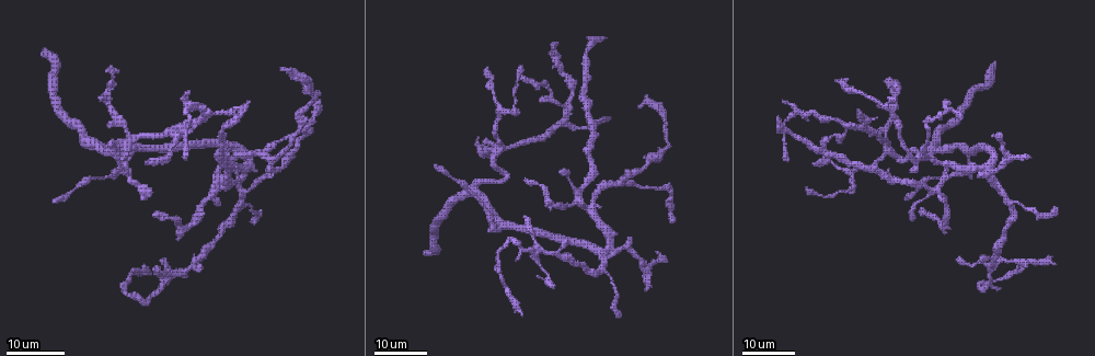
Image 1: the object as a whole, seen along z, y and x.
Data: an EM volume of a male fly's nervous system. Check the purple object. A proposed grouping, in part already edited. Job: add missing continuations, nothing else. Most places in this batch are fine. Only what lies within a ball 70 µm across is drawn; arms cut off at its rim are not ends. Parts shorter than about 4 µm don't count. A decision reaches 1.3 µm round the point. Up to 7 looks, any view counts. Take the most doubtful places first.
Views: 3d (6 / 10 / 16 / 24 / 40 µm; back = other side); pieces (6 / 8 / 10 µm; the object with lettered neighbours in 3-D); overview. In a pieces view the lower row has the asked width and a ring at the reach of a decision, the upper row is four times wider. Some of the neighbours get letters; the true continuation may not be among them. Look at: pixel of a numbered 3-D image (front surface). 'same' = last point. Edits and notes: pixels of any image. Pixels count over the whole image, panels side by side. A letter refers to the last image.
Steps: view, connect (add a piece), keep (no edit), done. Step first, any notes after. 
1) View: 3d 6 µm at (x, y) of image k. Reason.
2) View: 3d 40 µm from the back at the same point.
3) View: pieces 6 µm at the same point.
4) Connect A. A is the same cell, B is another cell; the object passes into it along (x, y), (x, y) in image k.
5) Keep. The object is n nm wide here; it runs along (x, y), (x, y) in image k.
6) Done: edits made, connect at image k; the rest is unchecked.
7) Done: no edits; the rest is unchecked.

View: 3d 16 µm at (280, 69) of image 1. Long arm stops here.

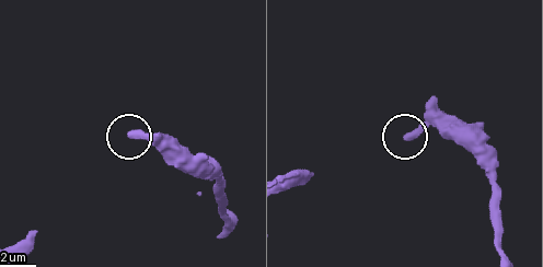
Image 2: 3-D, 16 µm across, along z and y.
View: pieces 6 µm at (406, 135) of image 2.

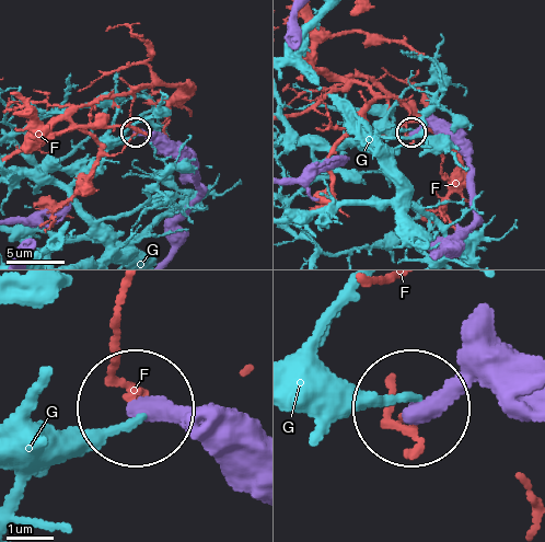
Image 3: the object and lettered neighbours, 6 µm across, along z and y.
Keep. The object is 400 nm wide here; F and G are other cells; it runs along (513, 408), (454, 389), (412, 408) in image 3; no lettered piece goes on from it.

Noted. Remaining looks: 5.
View: 3d 16 µm at (238, 180) of image 1. Thin end.

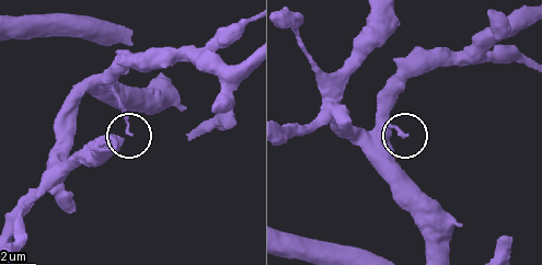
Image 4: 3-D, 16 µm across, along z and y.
View: pieces 6 µm at (406, 136) of image 4. See the neighbours.

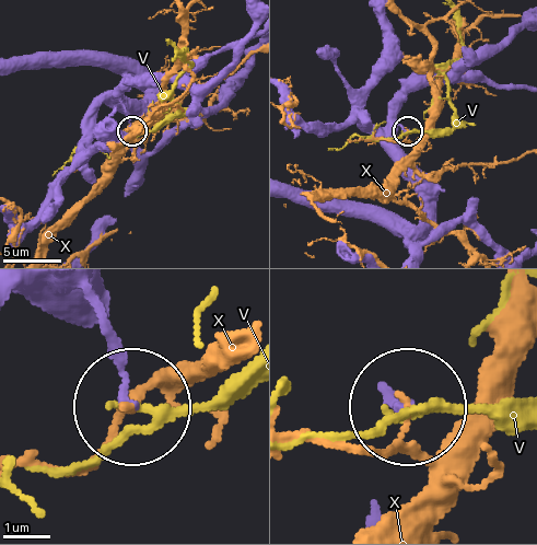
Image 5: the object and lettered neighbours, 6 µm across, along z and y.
Keep. V and X are other cells; it runs along (85, 287), (129, 397) in image 5; none of them fits.

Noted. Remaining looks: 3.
View: 3d 24 µm at (115, 69) of image 1. Free end.

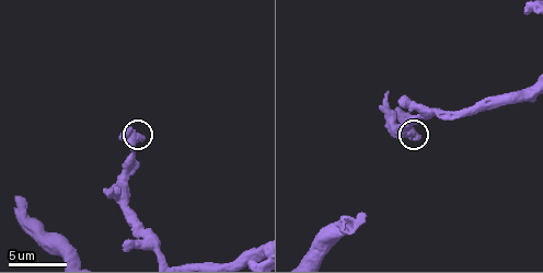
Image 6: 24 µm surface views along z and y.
View: pieces 10 µm at (141, 138) of image 6. See the neighbours.

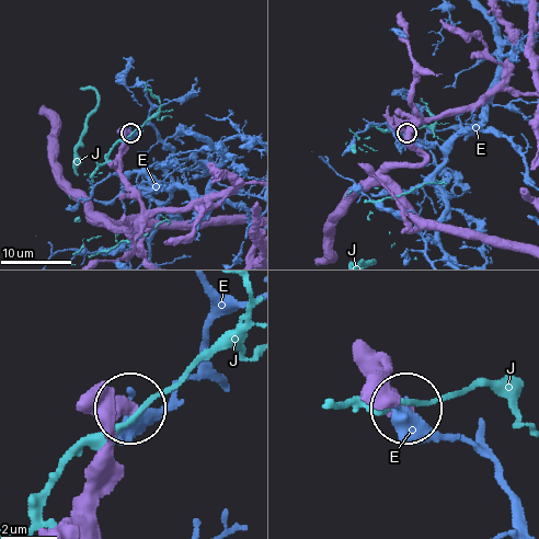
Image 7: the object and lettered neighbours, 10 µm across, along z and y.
Keep. E and J are other cells; no lettered piece goes on from it.

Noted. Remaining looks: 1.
Done: no edits; the rest is unchecked.

